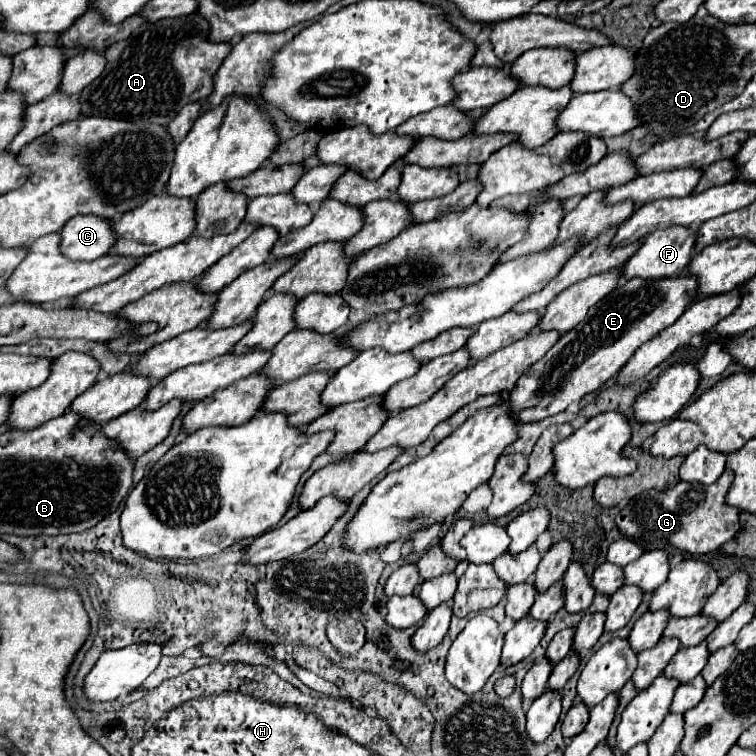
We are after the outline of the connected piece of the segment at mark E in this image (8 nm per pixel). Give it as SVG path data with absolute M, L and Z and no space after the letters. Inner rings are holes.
M691 274L657 280L631 278L621 282L619 288L589 310L579 326L565 332L559 342L519 378L515 390L509 394L511 404L515 404L515 408L511 408L515 420L521 424L539 422L563 412L571 402L581 402L583 396L597 392L619 372L619 368L623 368L623 364L627 364L641 344L679 320L695 300L697 280Z

